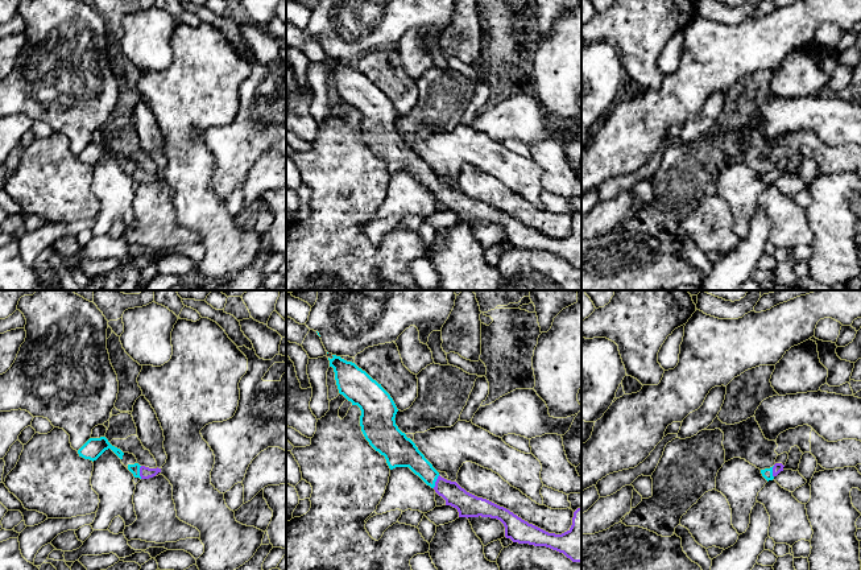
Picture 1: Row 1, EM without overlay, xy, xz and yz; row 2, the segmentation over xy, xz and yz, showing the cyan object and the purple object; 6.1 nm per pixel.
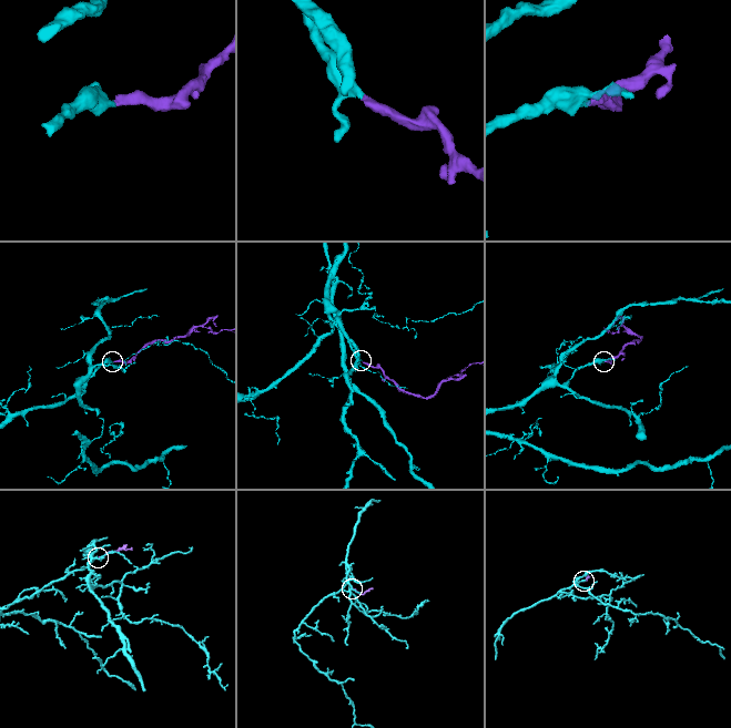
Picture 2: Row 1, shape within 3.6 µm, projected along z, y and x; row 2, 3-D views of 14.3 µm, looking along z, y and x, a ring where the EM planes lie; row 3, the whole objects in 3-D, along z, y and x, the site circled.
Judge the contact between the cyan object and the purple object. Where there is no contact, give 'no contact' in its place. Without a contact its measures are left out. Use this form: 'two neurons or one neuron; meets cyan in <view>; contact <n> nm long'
one neuron; meets cyan in xy; contact 80 nm long

